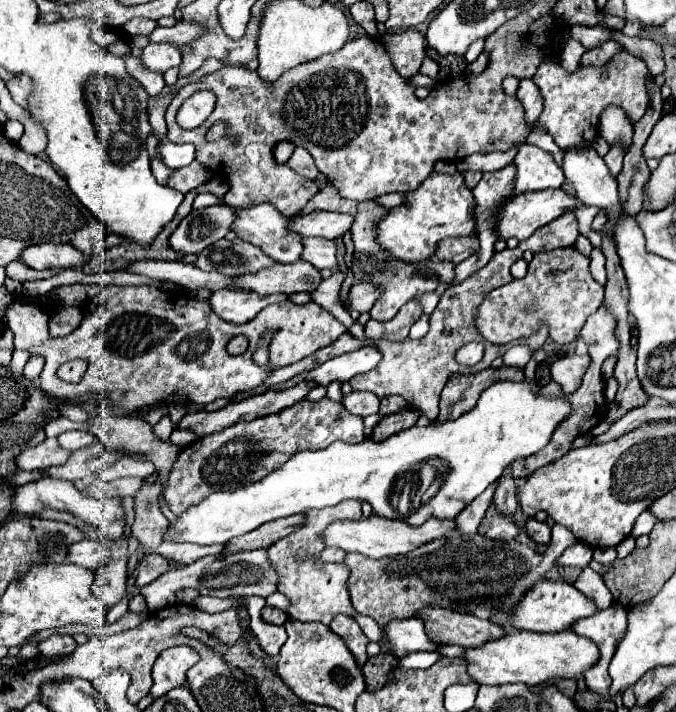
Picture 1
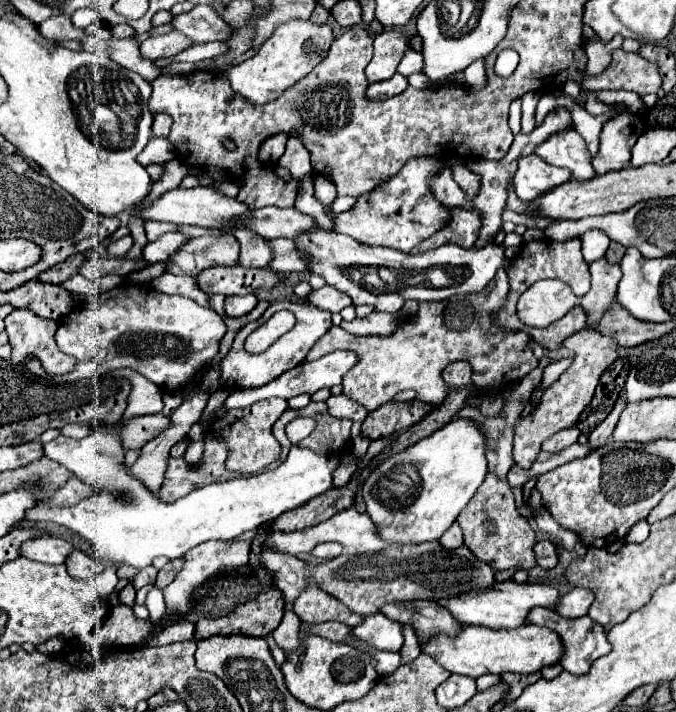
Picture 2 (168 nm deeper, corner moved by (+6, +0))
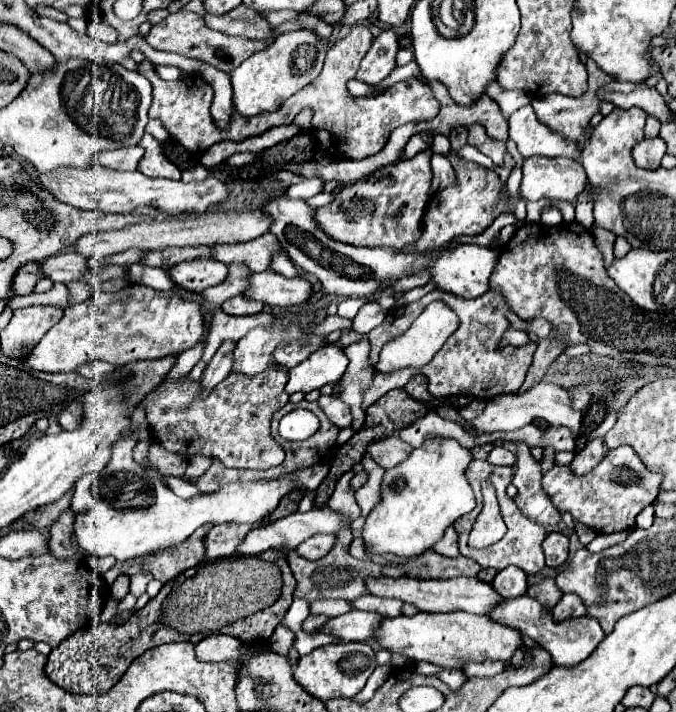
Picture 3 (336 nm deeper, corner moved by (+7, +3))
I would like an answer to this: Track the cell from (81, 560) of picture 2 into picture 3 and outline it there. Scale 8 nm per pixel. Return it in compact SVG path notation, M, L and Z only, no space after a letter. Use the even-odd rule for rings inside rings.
M67 509L57 517L57 521L49 529L49 549L55 557L59 559L71 559L73 557L73 547L71 547L71 537L73 537L73 511Z

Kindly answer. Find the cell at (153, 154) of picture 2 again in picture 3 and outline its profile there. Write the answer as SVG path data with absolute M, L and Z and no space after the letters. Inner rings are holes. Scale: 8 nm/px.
M139 145L121 147L121 149L113 149L113 151L101 151L97 157L93 157L93 165L121 169L121 171L135 171L143 153L145 151Z

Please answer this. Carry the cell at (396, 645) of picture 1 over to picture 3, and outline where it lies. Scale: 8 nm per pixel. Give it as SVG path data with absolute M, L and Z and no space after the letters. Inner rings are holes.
M349 611L341 617L331 617L325 627L321 627L321 633L329 633L337 637L339 641L365 641L373 637L373 629L381 621L381 615L369 613L369 611Z

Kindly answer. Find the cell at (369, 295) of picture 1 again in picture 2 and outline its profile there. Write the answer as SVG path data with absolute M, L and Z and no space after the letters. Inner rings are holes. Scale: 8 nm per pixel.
M328 284L320 290L312 290L308 296L308 302L326 312L340 312L342 308L352 306L350 296L346 296L344 292L338 292L334 286L328 286Z

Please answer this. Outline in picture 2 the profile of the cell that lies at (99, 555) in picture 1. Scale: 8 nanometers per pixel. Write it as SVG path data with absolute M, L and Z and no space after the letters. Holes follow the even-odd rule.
M56 536L36 538L36 540L28 540L26 544L22 544L22 556L26 556L28 560L46 562L46 564L64 564L70 552L74 550L76 548L72 542L66 542Z

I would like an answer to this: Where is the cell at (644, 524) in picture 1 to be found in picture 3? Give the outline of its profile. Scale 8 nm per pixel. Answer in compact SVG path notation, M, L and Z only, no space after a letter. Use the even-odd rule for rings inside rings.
M493 445L487 461L489 461L489 463L497 463L497 465L513 465L513 463L515 463L515 457L513 457L513 453L509 453L505 447Z

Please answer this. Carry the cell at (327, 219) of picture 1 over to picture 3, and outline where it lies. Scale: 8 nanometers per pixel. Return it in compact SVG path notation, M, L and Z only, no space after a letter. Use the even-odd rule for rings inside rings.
M211 211L203 213L199 217L189 217L187 221L143 221L137 225L129 225L119 231L99 231L89 233L77 239L73 243L75 253L89 257L89 259L101 259L113 253L121 253L127 249L141 249L141 251L153 251L153 249L165 249L165 247L195 247L195 245L219 245L219 243L239 243L239 241L251 241L263 233L269 231L269 217L263 211Z

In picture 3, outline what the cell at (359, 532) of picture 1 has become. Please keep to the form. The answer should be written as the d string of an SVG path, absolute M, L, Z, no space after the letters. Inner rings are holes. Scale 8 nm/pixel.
M313 507L313 509L307 511L307 513L295 511L295 513L287 515L287 517L281 517L281 519L277 519L277 521L271 521L271 523L265 523L265 525L259 525L259 527L251 529L251 531L245 535L245 541L241 541L241 545L237 547L237 553L239 553L239 555L261 555L263 551L273 549L273 547L275 547L275 549L281 549L281 547L285 547L285 549L295 549L301 541L305 541L305 539L309 539L309 537L313 537L313 535L317 535L317 533L333 533L333 535L335 535L347 521L349 521L347 517L331 511L329 507L323 507L323 509Z

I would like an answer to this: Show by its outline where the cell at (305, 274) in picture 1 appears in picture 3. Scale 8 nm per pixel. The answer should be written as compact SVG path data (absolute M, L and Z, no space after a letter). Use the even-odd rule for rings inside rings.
M207 257L207 259L183 261L179 265L173 265L173 269L169 269L167 273L177 287L199 293L207 287L223 283L227 277L227 265Z

